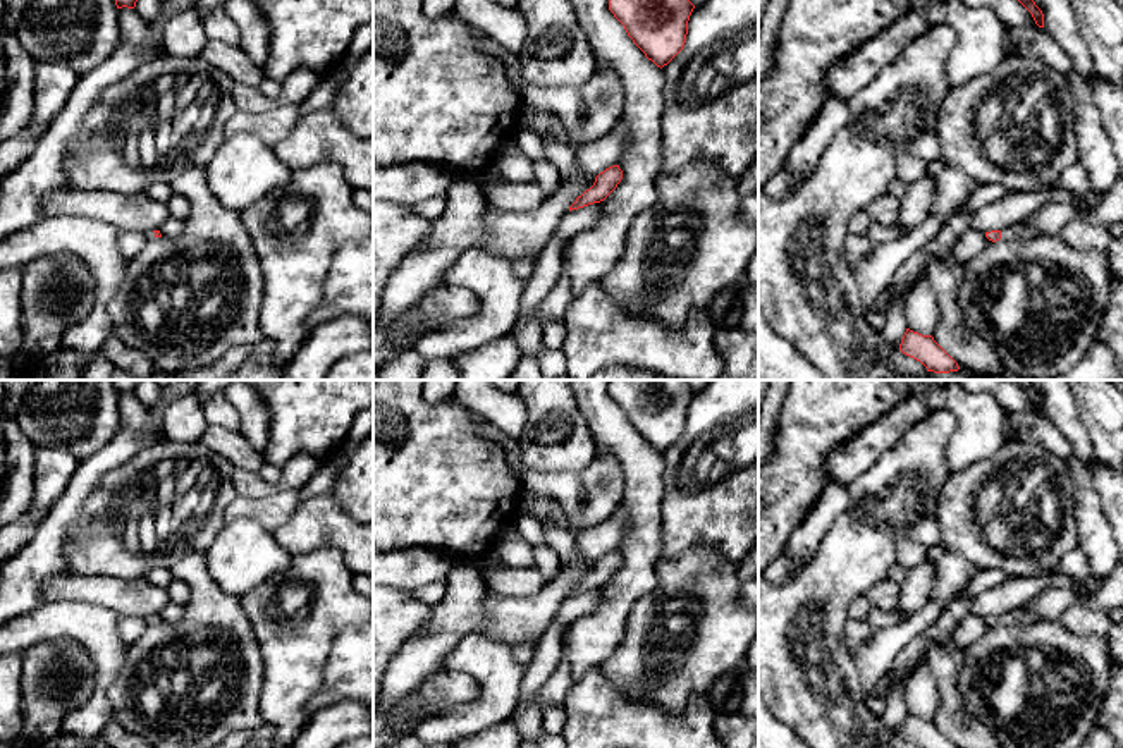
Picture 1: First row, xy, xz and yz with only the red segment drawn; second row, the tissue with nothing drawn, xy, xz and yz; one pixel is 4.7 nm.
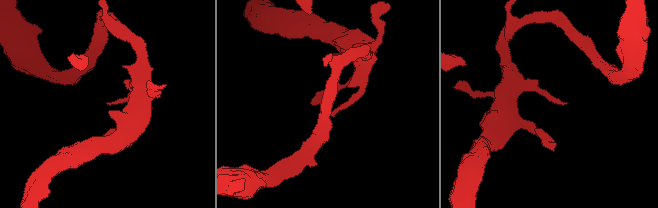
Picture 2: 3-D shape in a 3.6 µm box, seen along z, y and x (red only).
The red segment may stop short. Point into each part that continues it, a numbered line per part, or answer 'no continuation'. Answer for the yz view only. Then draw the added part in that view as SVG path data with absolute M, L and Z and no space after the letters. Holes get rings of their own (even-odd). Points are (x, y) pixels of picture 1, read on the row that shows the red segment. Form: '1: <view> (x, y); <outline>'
1: yz (1017, 231); M1020 222L1001 230L1001 239L1009 241L1009 239L1022 239L1022 237L1035 237L1039 234L1042 234L1039 229Z

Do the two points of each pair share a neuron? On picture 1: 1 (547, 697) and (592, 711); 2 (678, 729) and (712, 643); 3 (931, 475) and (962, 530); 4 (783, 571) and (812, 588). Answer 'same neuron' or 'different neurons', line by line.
1: different neurons
2: different neurons
3: different neurons
4: different neurons

